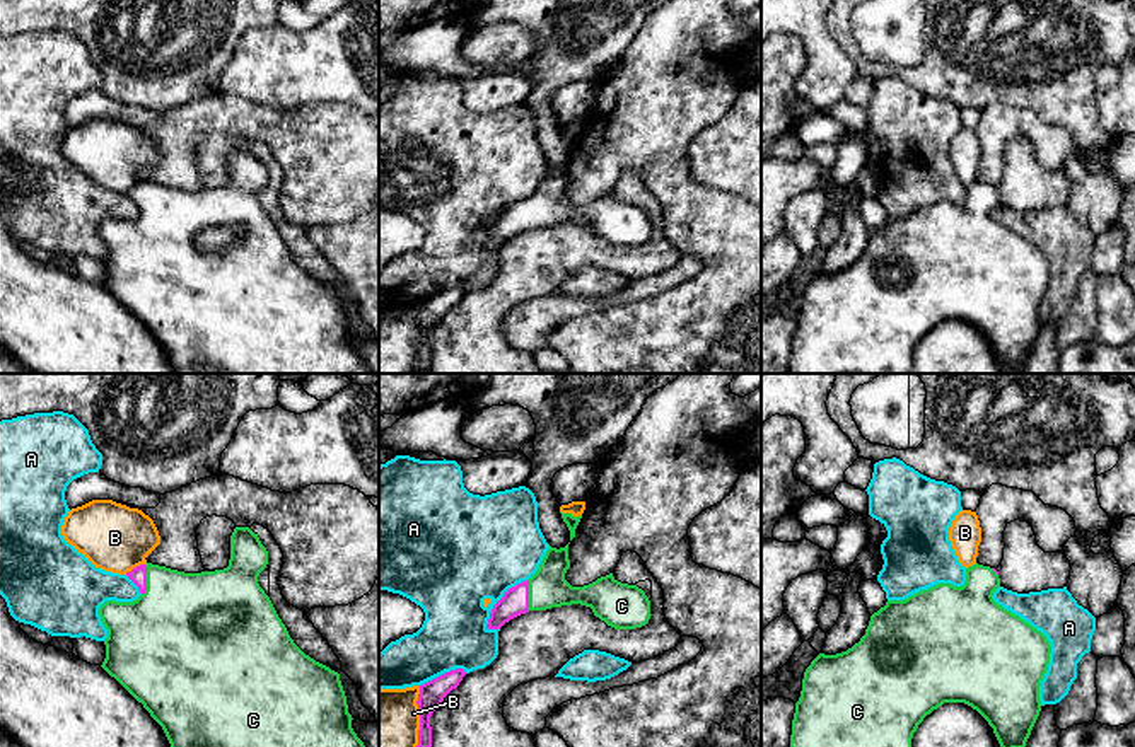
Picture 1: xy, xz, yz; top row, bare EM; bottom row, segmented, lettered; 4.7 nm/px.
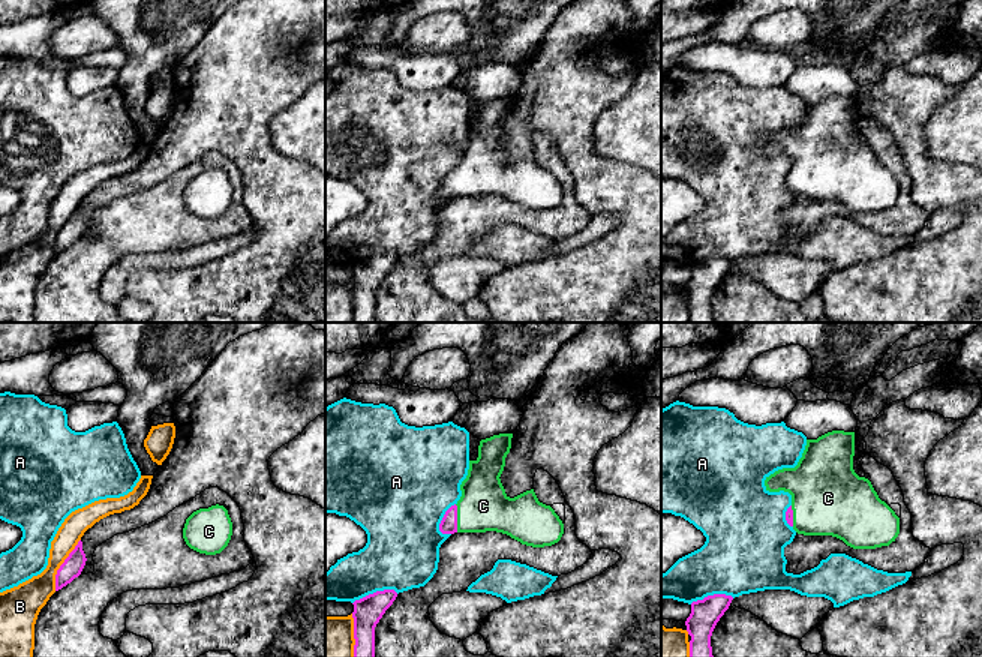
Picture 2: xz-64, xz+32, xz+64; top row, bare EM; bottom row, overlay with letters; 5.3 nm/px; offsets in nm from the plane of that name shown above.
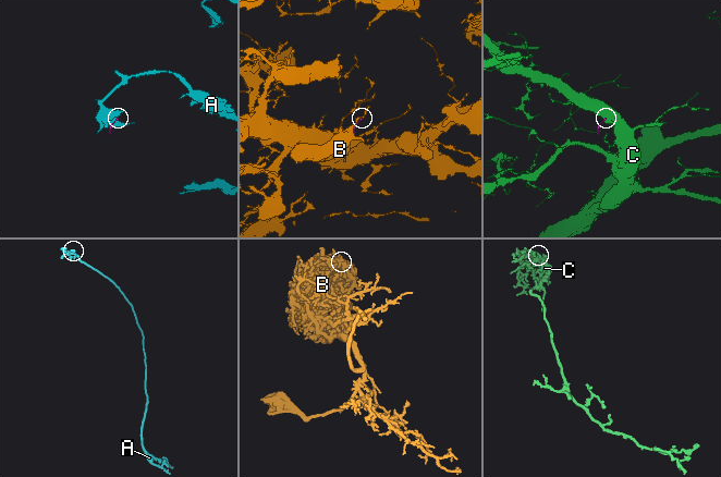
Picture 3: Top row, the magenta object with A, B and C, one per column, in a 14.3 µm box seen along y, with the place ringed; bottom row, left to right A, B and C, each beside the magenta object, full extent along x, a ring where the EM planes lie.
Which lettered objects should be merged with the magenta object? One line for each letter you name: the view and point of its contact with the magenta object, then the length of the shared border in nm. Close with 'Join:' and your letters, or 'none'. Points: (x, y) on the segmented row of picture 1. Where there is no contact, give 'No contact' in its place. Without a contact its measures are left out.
C: Touches magenta at xy (145, 580). Shared border 150 nm
Join: C

